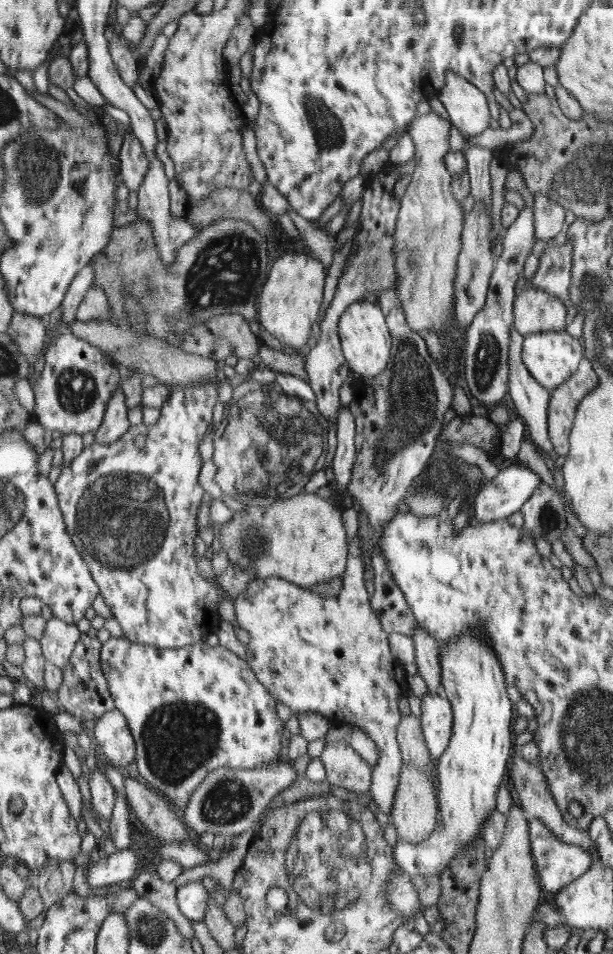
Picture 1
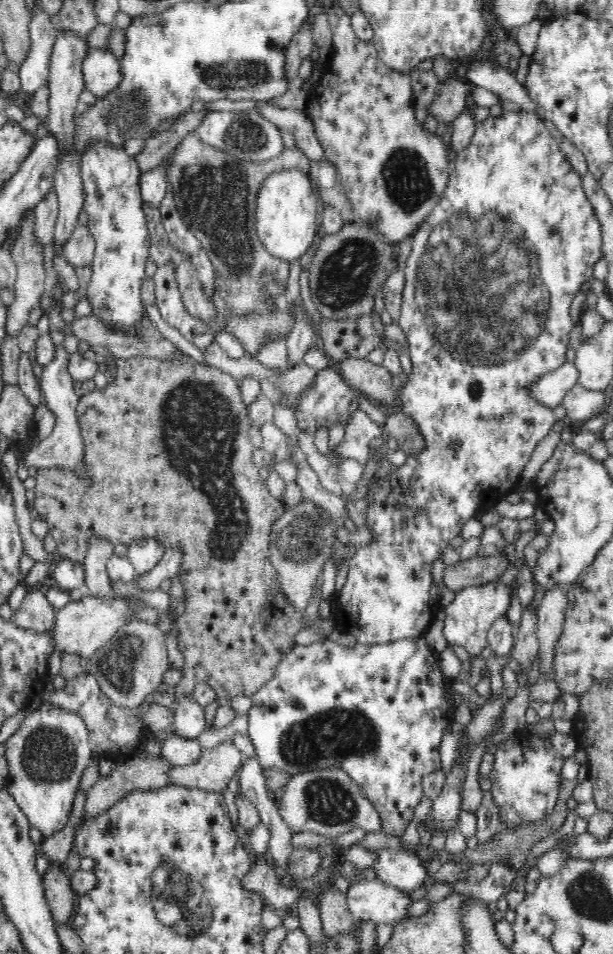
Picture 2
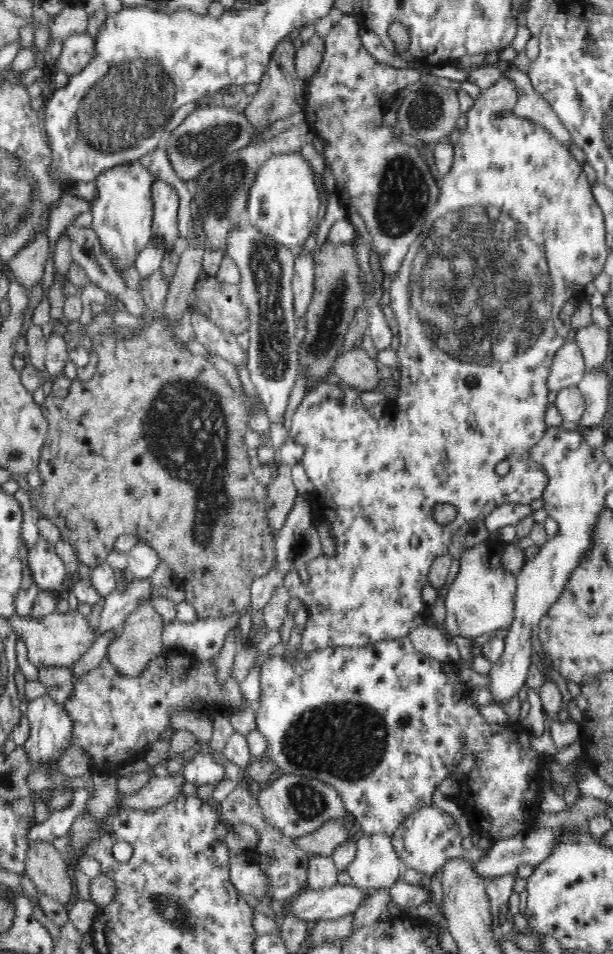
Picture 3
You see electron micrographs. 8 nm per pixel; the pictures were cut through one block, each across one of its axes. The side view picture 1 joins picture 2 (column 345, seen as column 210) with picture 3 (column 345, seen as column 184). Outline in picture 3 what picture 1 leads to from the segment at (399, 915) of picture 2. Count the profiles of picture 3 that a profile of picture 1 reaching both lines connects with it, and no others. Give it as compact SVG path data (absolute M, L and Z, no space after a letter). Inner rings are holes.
M337 884L332 888L318 888L308 890L298 896L294 902L294 912L298 918L323 921L342 918L346 914L353 914L364 900L364 889L354 884Z

